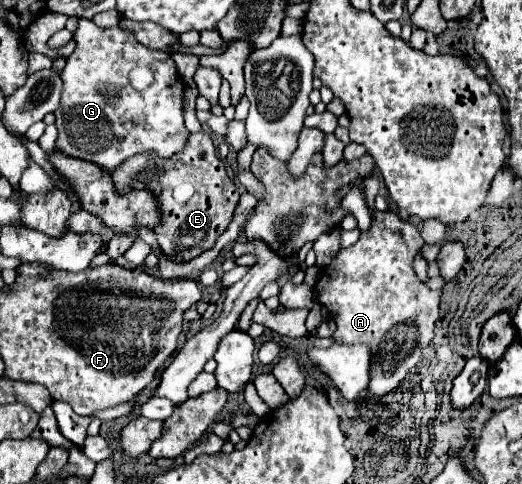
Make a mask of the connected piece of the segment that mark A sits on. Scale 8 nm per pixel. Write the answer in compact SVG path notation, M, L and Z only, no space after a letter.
M373 211L369 231L363 231L359 241L339 251L337 259L321 271L315 285L317 301L329 309L337 329L333 339L339 343L369 343L371 345L371 383L369 393L385 395L405 379L405 359L421 359L421 349L433 339L433 327L439 317L441 291L431 291L419 281L413 269L415 255L425 245L421 233L411 223L397 217L393 211Z

